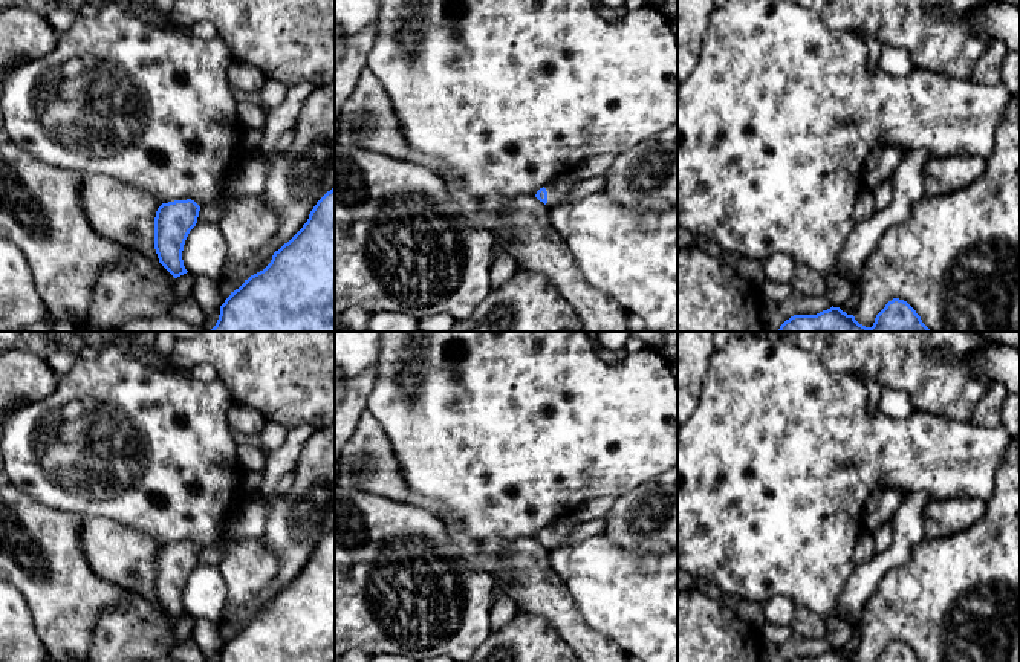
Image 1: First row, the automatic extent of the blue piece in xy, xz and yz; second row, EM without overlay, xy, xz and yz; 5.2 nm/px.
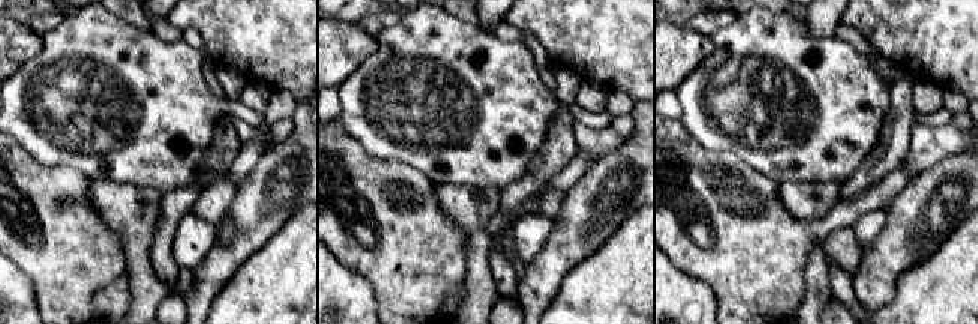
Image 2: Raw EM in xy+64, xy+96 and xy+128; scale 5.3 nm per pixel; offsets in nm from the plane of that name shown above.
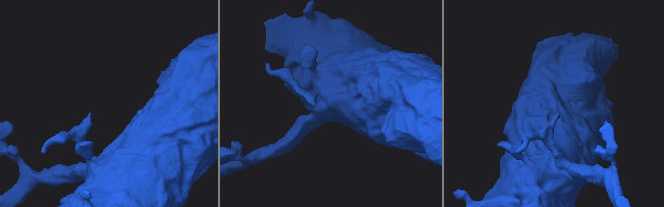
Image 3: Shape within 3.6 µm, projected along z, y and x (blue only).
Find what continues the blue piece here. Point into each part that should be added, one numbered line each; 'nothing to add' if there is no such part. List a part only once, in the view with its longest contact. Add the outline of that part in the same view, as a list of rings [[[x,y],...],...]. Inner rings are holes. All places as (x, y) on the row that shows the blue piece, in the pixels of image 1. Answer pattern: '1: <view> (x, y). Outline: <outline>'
1: xz (558, 190). Outline: [[[566,174],[557,176],[555,179],[549,180],[544,188],[547,191],[547,203],[546,206],[555,208],[558,205],[569,203],[569,196],[575,188],[577,182],[567,177]]]

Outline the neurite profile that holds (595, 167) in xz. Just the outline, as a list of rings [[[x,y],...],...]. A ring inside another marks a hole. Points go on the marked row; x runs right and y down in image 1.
[[[615,154],[593,156],[570,168],[566,176],[575,182],[583,182],[592,177],[603,177],[613,164],[615,157]]]

